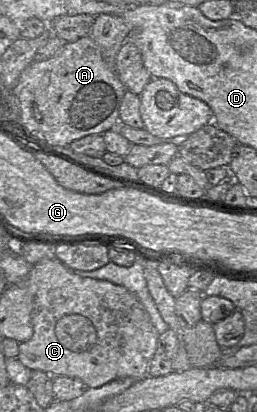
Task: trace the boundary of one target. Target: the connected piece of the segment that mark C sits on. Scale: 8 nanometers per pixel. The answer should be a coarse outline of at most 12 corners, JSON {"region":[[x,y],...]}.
{"region":[[42,258],[17,359],[97,388],[148,376],[136,295]]}

